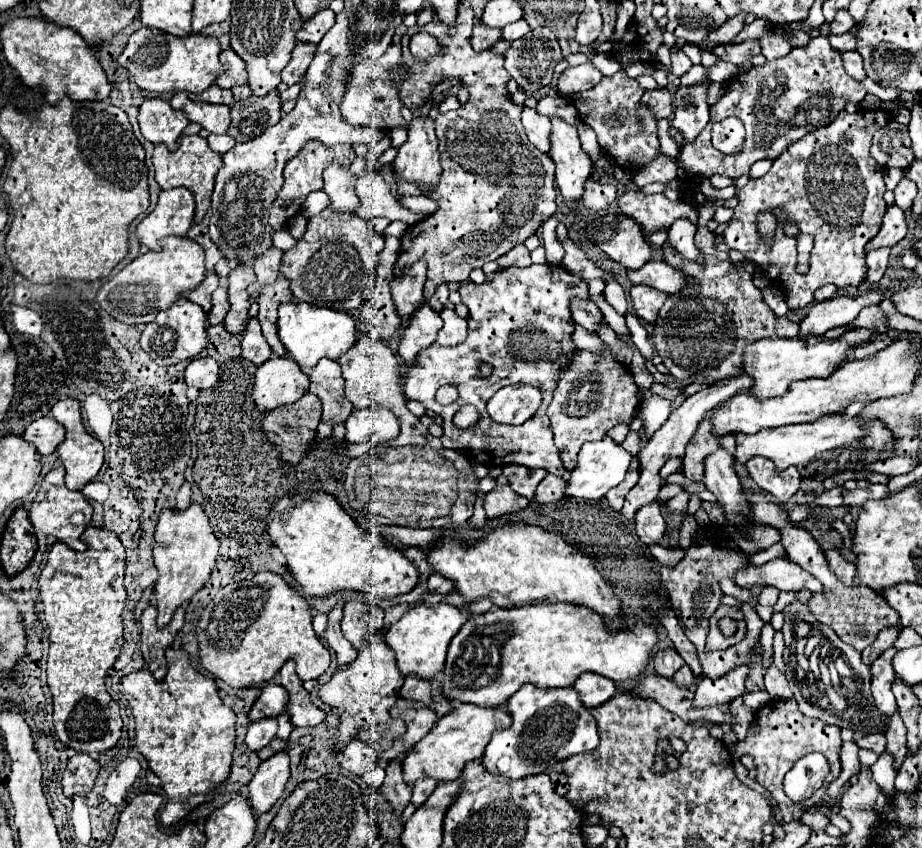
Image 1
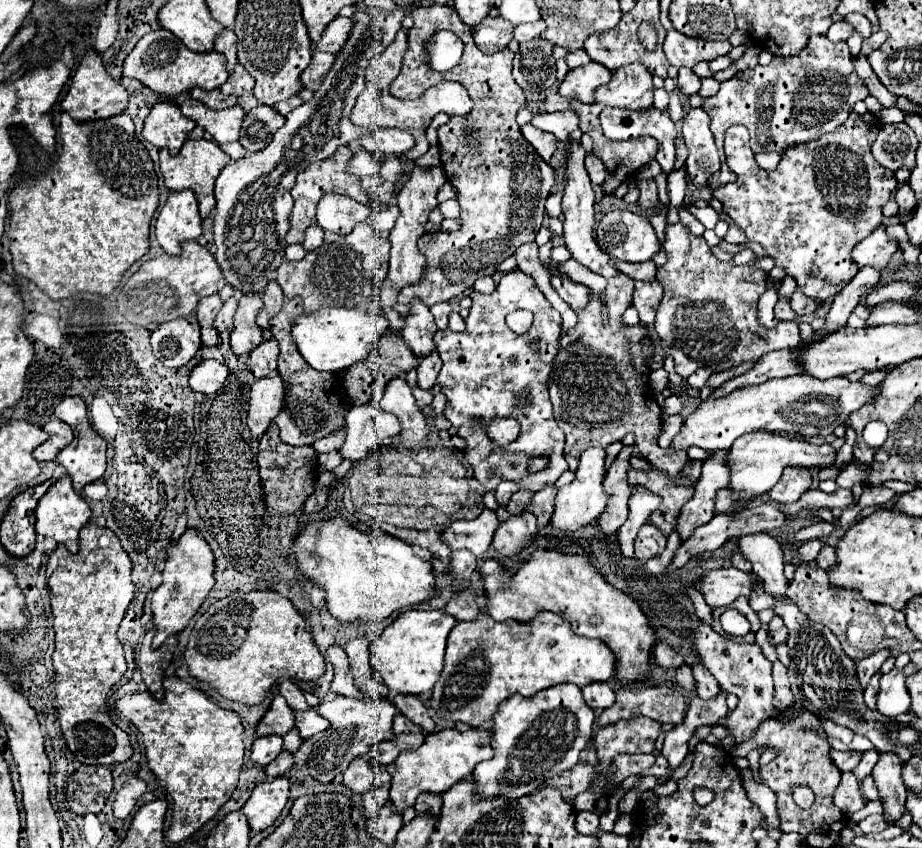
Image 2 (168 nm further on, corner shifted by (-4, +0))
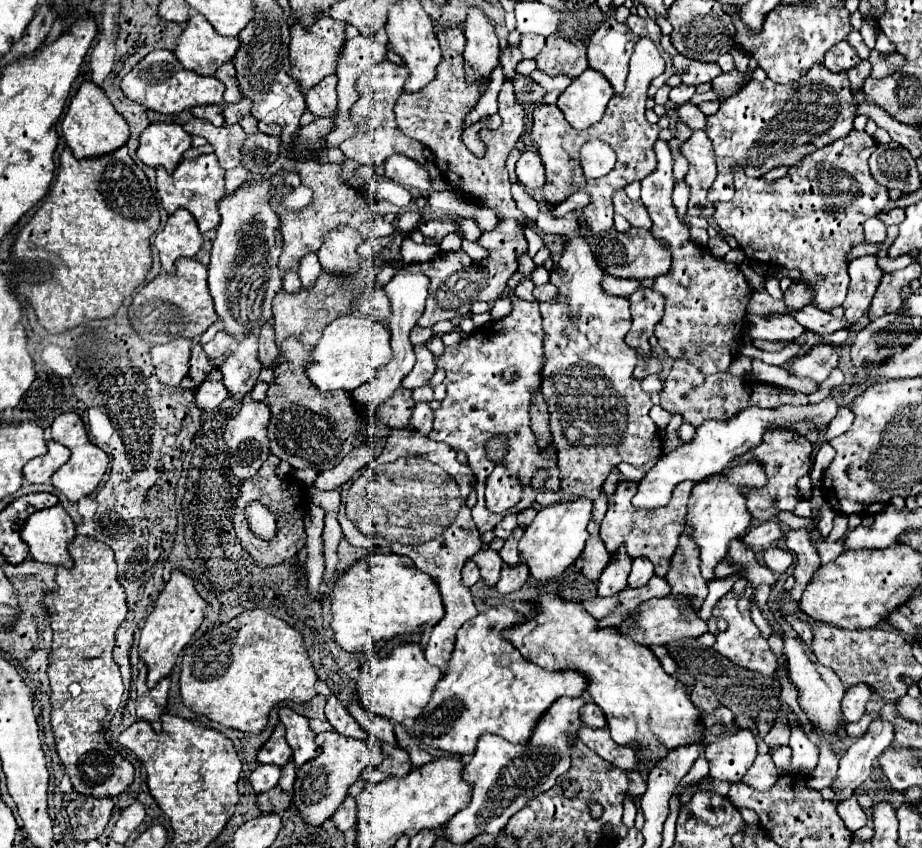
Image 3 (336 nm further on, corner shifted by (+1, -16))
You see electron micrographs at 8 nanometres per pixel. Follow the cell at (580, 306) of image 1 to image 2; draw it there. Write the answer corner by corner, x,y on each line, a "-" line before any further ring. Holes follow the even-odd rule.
557,276
551,278
551,284
553,288
557,290
557,294
575,310
575,312
581,312
581,308
585,308
585,304
589,304
589,296
591,296
591,290
583,284
577,284
577,282
571,282
571,280
561,280

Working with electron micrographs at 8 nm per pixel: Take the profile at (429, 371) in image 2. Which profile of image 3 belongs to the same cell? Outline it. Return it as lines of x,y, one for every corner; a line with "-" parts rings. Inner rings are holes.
418,402
414,412
412,412
412,420
408,422
408,428
420,432
422,436
428,436
432,430
432,408
426,402

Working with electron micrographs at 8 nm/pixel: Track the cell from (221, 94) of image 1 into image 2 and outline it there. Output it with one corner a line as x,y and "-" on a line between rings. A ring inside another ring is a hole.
197,88
197,90
191,90
189,94
191,94
191,98
197,98
199,102
203,102
209,108
229,108
237,102
235,96
225,96
225,94
221,94
221,90
209,90
207,92
207,90

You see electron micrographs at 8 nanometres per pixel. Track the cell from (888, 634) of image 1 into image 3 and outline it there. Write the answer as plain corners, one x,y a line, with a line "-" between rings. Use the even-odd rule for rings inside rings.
856,684
846,690
842,698
842,714
846,722
858,722
864,714
864,706
870,698
870,686
868,684

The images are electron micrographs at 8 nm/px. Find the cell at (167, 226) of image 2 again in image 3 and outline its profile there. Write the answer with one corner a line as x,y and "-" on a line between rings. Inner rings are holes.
180,208
168,218
164,230
156,236
154,244
158,248
162,268
166,272
174,272
176,270
174,262
182,256
190,256
190,258
196,256
204,240
194,216
188,210

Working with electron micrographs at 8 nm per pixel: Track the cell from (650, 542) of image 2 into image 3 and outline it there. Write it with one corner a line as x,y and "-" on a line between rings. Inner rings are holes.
636,558
632,562
632,572
628,576
628,586
630,588
640,588
644,584
648,584
648,580
654,576
654,568
652,562
648,562
646,558

